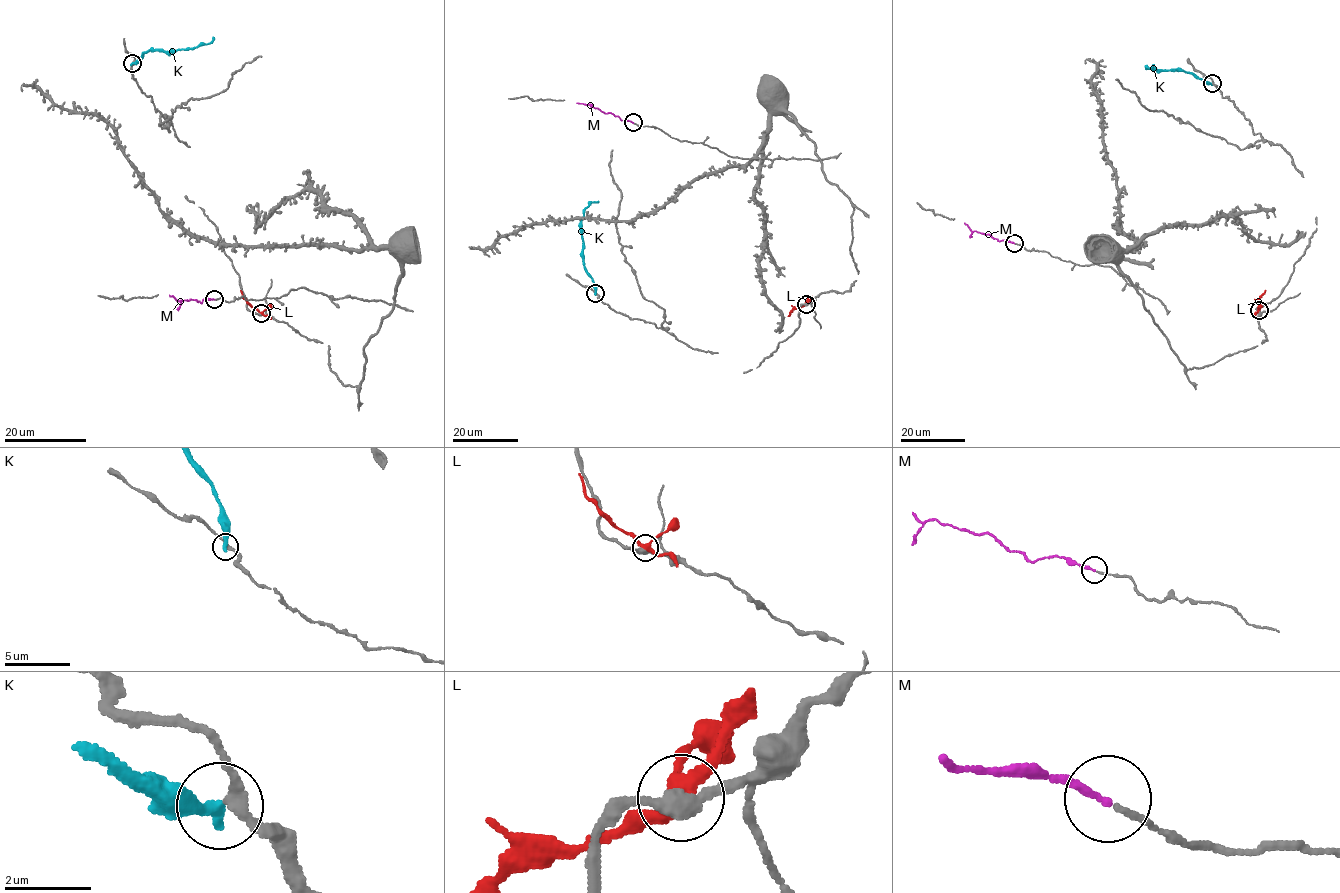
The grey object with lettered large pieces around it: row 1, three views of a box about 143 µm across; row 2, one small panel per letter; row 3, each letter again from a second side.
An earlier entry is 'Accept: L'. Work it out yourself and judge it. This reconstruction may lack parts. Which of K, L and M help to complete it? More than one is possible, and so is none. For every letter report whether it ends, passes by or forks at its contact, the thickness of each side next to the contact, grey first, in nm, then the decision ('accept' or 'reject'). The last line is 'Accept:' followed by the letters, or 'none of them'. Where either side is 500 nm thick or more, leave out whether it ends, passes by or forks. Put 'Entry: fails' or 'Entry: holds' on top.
Entry: fails
K: it ends | 220/360 nm | reject
L: it forks | 360/300 nm | reject
M: it ends | 130/170 nm | accept
Accept: M

